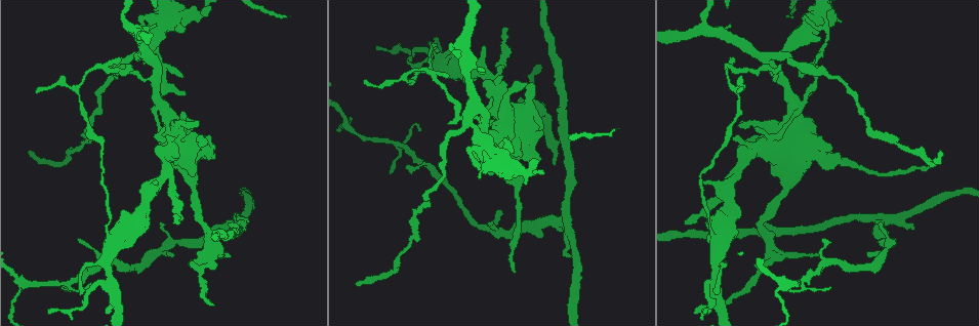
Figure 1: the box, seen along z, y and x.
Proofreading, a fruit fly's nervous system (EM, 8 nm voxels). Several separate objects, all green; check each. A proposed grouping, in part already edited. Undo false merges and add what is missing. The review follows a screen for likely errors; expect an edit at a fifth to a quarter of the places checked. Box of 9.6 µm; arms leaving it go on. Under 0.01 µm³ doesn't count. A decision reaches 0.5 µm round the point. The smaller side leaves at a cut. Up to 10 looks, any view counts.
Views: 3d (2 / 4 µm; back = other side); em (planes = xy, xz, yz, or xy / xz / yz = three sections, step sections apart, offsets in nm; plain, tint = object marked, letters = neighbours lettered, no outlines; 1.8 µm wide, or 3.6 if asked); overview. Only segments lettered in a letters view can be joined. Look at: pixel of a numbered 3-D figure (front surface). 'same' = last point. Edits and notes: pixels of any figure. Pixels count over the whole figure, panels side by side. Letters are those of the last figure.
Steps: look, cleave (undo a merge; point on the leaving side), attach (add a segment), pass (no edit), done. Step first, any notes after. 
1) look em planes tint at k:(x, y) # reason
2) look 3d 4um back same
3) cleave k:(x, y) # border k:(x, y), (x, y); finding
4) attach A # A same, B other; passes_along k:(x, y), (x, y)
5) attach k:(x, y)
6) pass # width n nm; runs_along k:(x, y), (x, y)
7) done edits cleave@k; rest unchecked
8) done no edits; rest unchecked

look em planes tint at 1:(940, 152) # end of a long branch

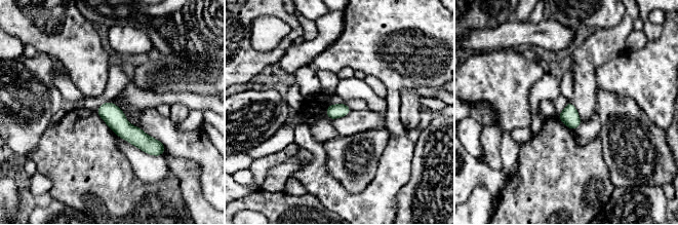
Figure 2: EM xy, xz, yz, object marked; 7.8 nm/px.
look em planes letters same

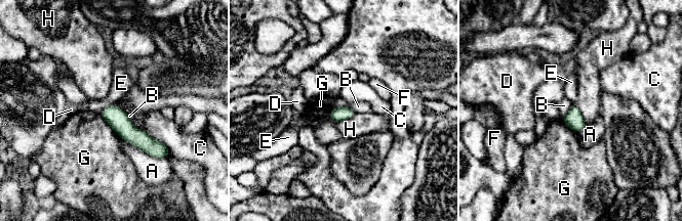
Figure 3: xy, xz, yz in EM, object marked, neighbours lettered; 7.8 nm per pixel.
pass # A other, B other, C other, D other, E other, F other, G other, H other; runs_along 3:(105, 112), (161, 151); no lettered segment goes on from it

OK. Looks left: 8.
look 3d 2um at 1:(858, 166) # calibre changes

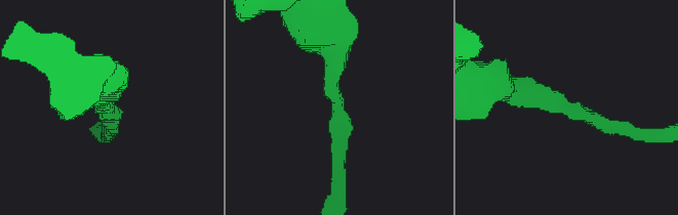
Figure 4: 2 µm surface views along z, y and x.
look em planes tint at 4:(112, 105)

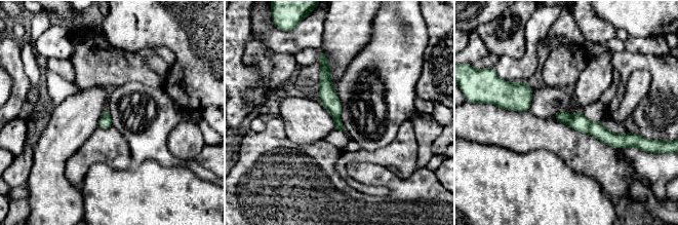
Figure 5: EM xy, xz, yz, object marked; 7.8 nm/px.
look em planes letters same

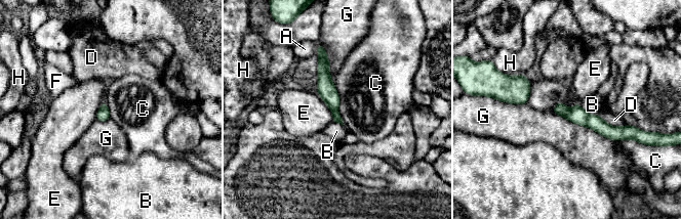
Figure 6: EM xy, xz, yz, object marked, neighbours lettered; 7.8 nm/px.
pass # width 100 nm; A other, B other, C other, D other, E other, F other, G other, H other; border 6:(332, 82), (344, 124); one neuron here

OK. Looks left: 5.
look em planes letters at 1:(421, 130) # free end

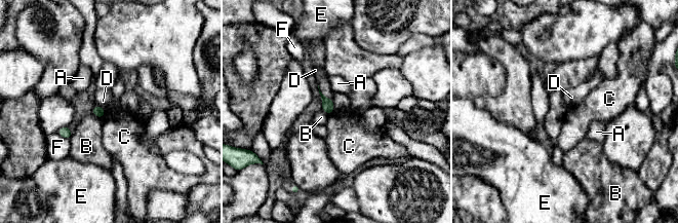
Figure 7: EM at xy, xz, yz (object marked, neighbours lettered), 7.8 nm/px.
pass # width 80 nm; A other, B other, C other, D other, E other, F other; border 7:(106, 111), (101, 118); no lettered segment goes on from it

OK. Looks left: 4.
look em planes letters at 1:(739, 167) # a fork

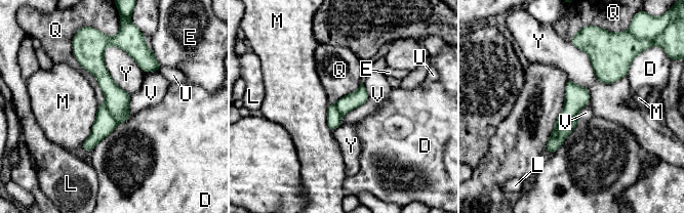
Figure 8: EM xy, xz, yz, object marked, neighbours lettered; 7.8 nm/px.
cleave 8:(554, 143) # width 130 nm; longest_contact Q 600 nm; D other, E other, L other, M other, Q other, U other, V other, Y other; a second neuron is stuck on

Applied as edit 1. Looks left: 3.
done edits cleave@8; rest unchecked

